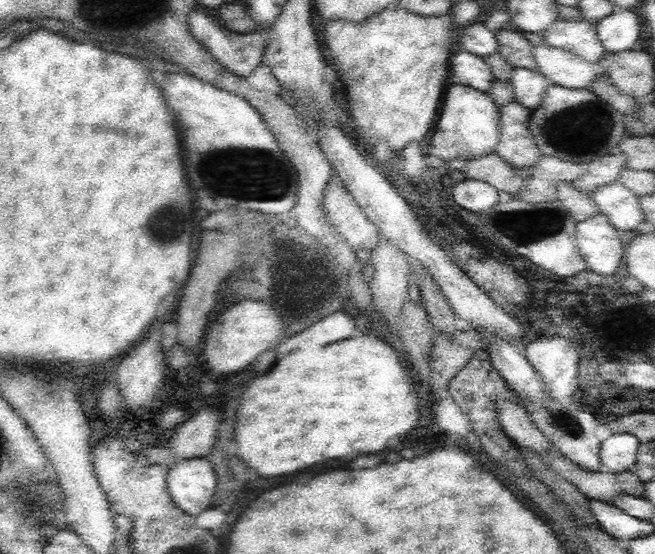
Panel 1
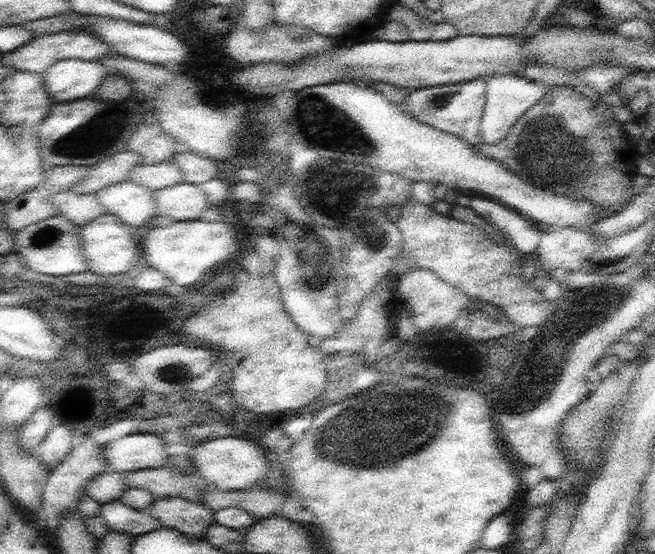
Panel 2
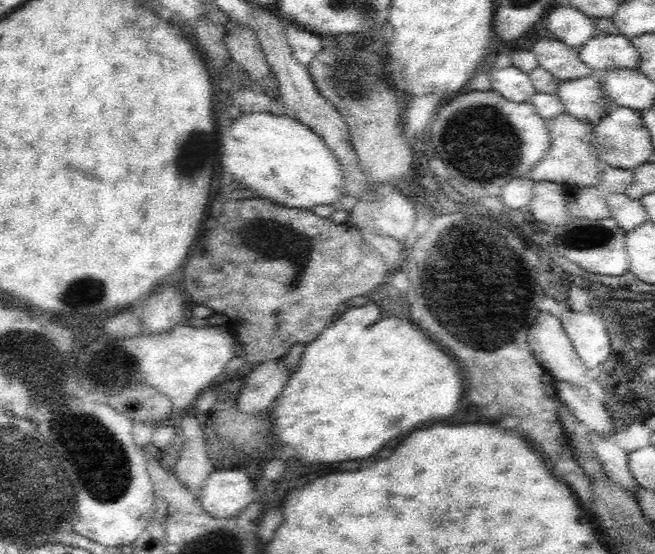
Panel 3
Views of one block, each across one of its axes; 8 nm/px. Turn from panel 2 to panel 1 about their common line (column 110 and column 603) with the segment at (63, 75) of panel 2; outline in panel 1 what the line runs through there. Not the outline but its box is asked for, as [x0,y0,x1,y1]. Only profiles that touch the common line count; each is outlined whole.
[534,46,604,88]

